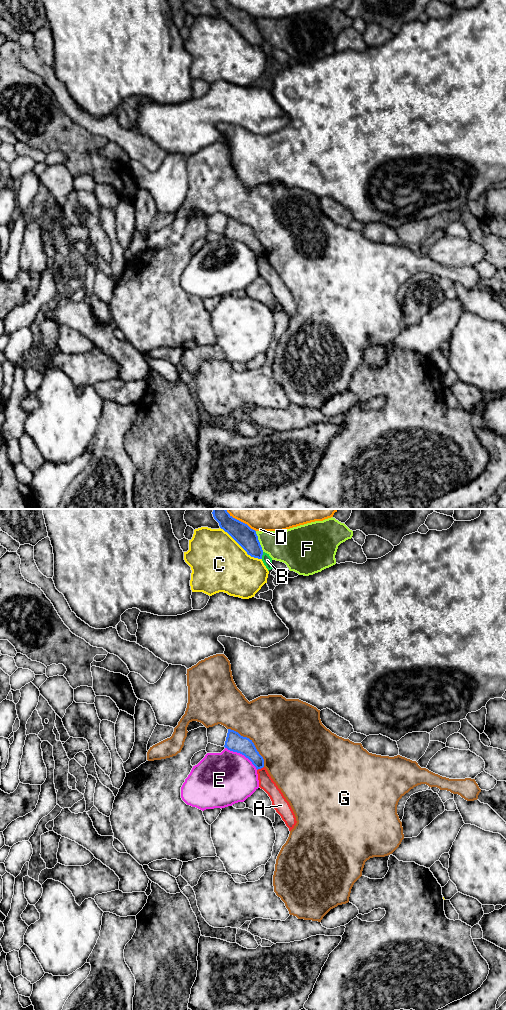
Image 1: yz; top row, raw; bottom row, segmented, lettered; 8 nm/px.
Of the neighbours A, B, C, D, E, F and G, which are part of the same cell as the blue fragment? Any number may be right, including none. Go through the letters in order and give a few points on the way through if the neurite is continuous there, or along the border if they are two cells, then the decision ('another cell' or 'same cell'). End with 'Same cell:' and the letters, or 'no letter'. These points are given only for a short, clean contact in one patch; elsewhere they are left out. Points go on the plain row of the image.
A: border along yz (263, 254), (257, 258); another cell
B: another cell
C: another cell
D: another cell
E: another cell
F: another cell
G: another cell
Same cell: no letter

